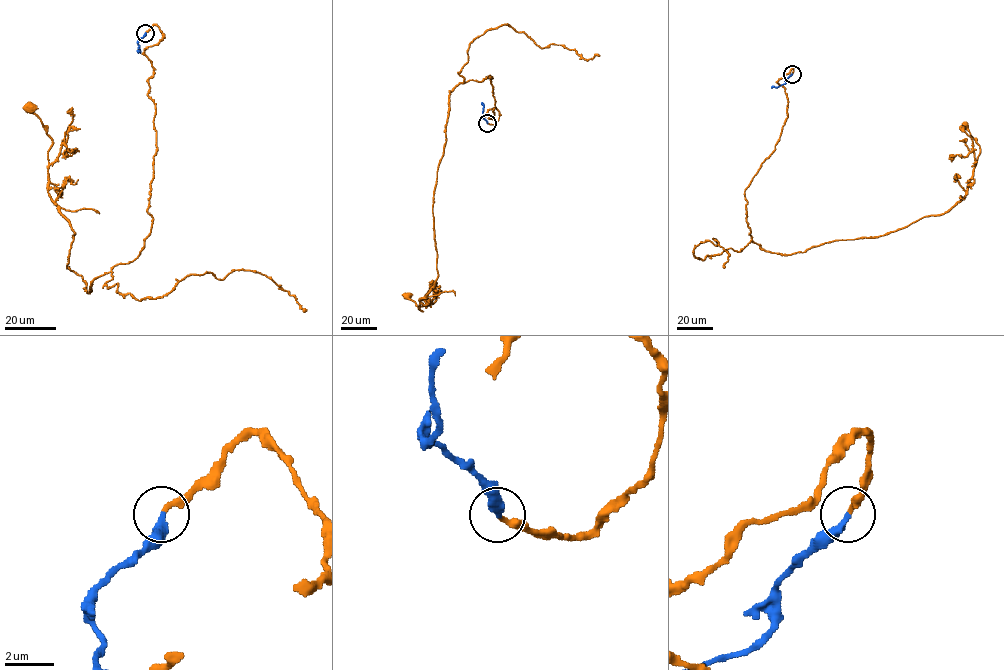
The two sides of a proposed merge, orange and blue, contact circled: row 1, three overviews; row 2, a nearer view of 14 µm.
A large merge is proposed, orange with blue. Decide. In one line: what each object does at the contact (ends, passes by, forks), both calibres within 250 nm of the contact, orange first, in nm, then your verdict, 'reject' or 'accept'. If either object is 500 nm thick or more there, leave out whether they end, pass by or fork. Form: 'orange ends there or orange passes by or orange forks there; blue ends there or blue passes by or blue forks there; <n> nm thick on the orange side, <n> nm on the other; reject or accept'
orange ends there; blue ends there; 240 nm thick on the orange side, 320 nm on the other; accept

